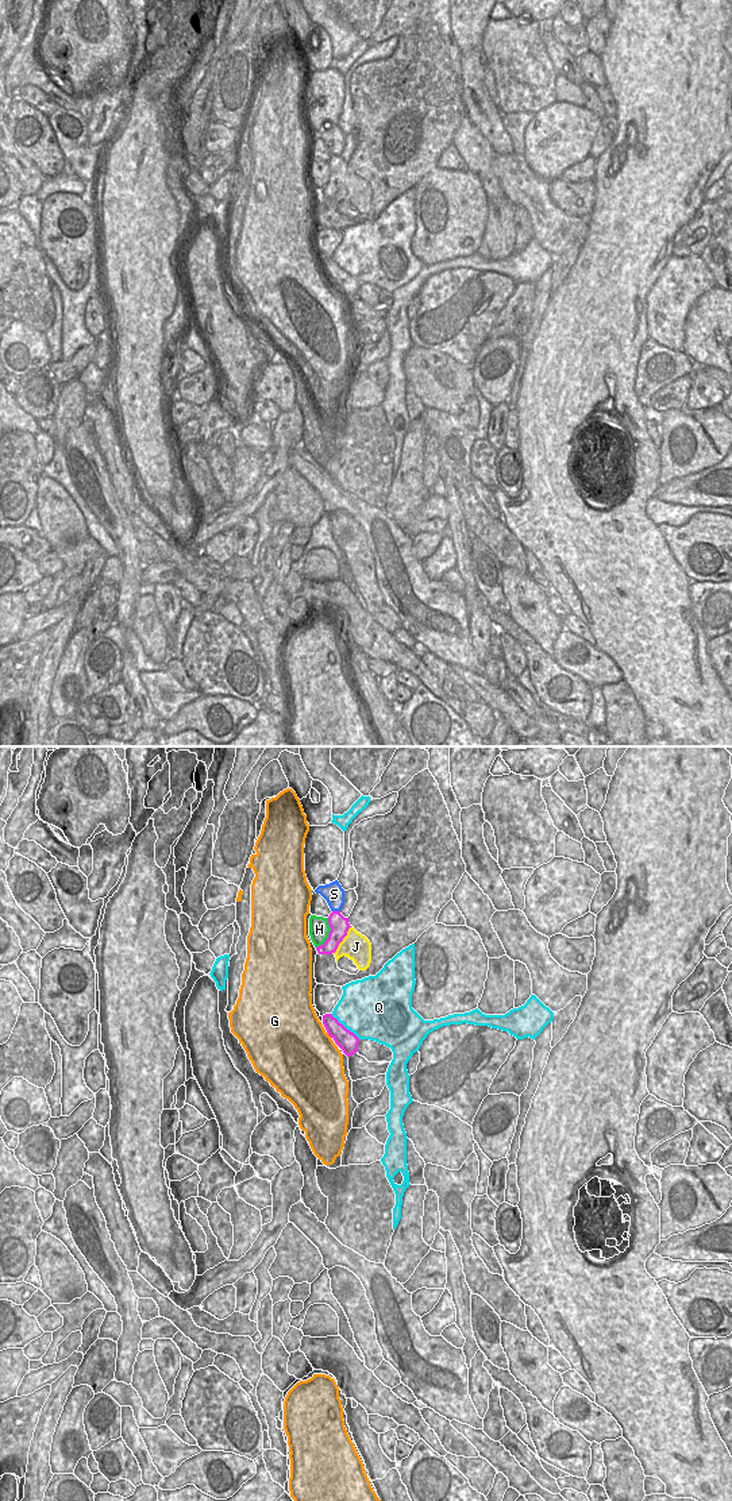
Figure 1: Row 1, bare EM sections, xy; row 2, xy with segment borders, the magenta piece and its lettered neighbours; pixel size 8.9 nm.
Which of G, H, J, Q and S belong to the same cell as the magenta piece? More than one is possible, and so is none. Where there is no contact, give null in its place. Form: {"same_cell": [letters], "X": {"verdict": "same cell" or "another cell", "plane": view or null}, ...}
{"same_cell": [], "G": {"verdict": "another cell", "plane": "xy"}, "H": {"verdict": "another cell", "plane": "xy"}, "J": {"verdict": "another cell", "plane": "xy"}, "Q": {"verdict": "another cell", "plane": "xy"}, "S": {"verdict": "another cell", "plane": "xy"}}

